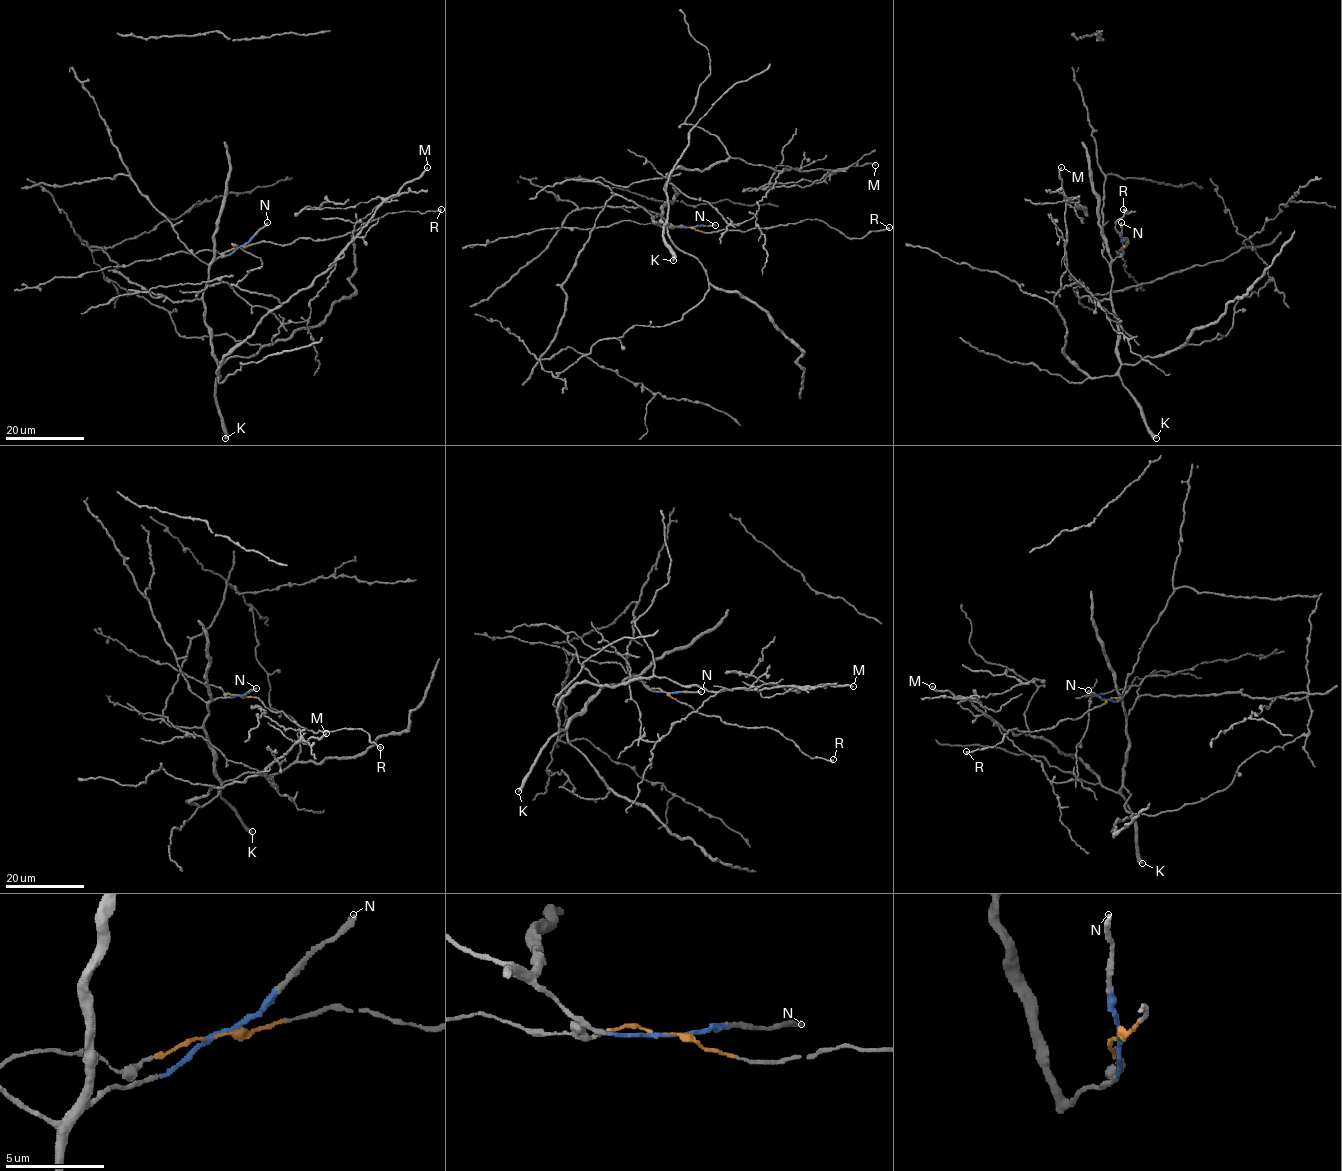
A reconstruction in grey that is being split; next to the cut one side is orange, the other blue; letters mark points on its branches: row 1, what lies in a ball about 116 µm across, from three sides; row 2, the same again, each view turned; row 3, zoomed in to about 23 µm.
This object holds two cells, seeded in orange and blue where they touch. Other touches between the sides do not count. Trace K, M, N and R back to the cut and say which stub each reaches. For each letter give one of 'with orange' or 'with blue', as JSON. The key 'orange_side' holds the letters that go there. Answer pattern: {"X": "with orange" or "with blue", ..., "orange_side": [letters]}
{"K": "with blue", "M": "with blue", "N": "with blue", "R": "with orange", "orange_side": ["R"]}

